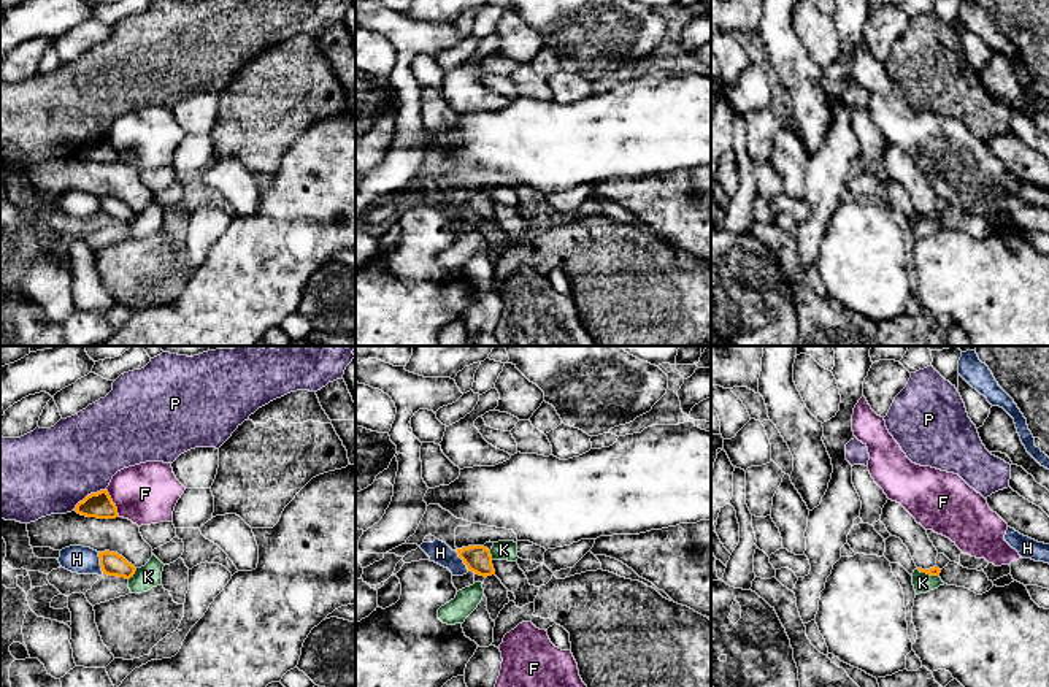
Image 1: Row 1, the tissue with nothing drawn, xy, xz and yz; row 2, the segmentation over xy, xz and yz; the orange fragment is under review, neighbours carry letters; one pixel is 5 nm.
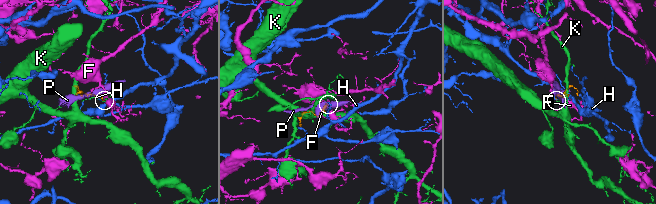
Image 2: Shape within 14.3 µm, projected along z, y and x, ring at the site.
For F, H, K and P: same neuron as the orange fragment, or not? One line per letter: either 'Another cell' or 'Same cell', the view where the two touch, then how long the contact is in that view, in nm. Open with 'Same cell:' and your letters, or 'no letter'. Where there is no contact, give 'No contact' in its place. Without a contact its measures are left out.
Same cell: no letter
F: Another cell. Touches orange in xy. Shared border 150 nm
H: Another cell. Touches orange in xy. Shared border 120 nm
K: Another cell. Touches orange in xy. Shared border 80 nm
P: Another cell. Touches orange in xy. Shared border 200 nm

